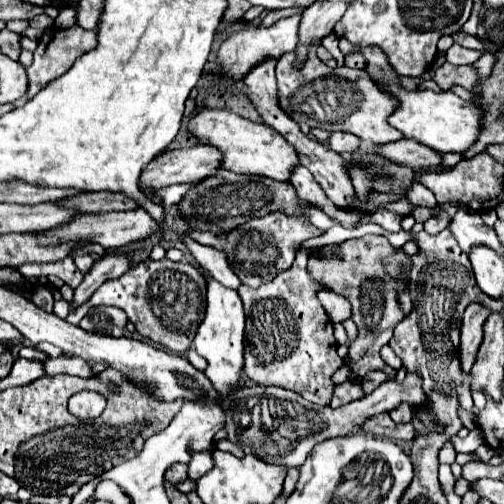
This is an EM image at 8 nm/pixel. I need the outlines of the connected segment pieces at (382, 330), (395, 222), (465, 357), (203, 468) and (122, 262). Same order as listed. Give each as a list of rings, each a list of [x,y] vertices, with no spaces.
[[[376,235],[376,239],[350,239],[340,243],[336,255],[324,251],[322,257],[310,259],[308,265],[314,279],[322,281],[330,291],[346,297],[352,303],[352,321],[358,327],[358,337],[350,341],[348,355],[344,361],[356,375],[366,375],[374,370],[382,370],[394,376],[397,373],[395,369],[384,365],[384,361],[380,359],[380,349],[390,341],[394,327],[404,319],[404,313],[396,303],[396,295],[404,289],[404,281],[396,283],[394,279],[388,279],[388,275],[384,275],[384,267],[380,267],[380,259],[388,255],[388,251],[396,249],[380,235]]]
[[[378,211],[378,213],[374,213],[374,215],[363,216],[363,218],[354,226],[354,228],[357,228],[364,223],[368,223],[368,221],[378,223],[378,225],[382,225],[384,229],[394,231],[394,233],[398,233],[398,231],[402,229],[402,227],[400,227],[402,217],[398,217],[398,215],[390,213],[390,211]]]
[[[478,303],[468,305],[462,327],[460,327],[460,345],[458,345],[458,359],[460,369],[464,373],[470,373],[474,359],[476,359],[476,347],[480,347],[480,339],[484,337],[484,319],[488,317],[488,309],[482,309]]]
[[[214,443],[206,451],[192,451],[192,459],[188,463],[188,479],[198,479],[200,475],[204,475],[214,467],[212,453],[214,453]]]
[[[106,255],[98,261],[94,261],[92,269],[84,275],[84,281],[80,283],[80,287],[74,291],[74,305],[72,309],[76,309],[78,305],[82,305],[84,301],[88,301],[92,297],[92,293],[108,279],[118,279],[124,271],[128,271],[130,261],[128,257],[122,255]]]

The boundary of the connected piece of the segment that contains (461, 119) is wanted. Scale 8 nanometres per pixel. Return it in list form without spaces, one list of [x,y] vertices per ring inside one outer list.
[[[368,47],[362,49],[362,53],[368,59],[368,67],[366,71],[372,75],[372,79],[376,79],[376,83],[380,83],[380,87],[384,87],[386,91],[392,91],[392,95],[396,95],[396,99],[400,99],[400,111],[396,111],[396,115],[392,115],[392,125],[404,133],[404,137],[412,137],[440,153],[450,153],[450,151],[458,151],[464,153],[468,151],[482,129],[482,109],[476,103],[470,101],[462,101],[458,95],[454,95],[452,91],[446,93],[434,93],[430,89],[426,91],[406,91],[398,85],[398,75],[396,71],[392,71],[392,67],[388,67],[388,61],[384,59],[384,53],[376,47]]]

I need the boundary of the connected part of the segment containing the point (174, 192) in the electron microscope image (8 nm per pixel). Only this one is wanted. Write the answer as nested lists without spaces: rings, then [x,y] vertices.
[[[182,183],[182,185],[172,185],[172,187],[166,187],[164,189],[164,205],[174,205],[174,203],[180,203],[184,199],[184,195],[188,193],[188,189],[192,189],[194,183]]]

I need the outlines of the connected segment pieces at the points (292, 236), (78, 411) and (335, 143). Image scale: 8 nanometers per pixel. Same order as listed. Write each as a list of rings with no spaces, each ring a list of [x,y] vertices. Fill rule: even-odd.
[[[272,211],[264,217],[258,219],[250,219],[246,223],[242,223],[240,227],[228,231],[228,233],[212,233],[212,231],[198,231],[198,229],[188,229],[182,235],[188,235],[190,239],[194,239],[200,245],[208,245],[214,247],[218,251],[222,251],[232,267],[232,271],[240,277],[240,281],[248,287],[260,287],[266,281],[272,281],[278,273],[286,271],[294,257],[296,257],[296,249],[312,237],[324,235],[324,229],[314,227],[312,223],[308,223],[304,217],[300,215],[286,215],[282,211]]]
[[[80,391],[70,397],[68,411],[78,419],[96,419],[106,407],[106,397],[96,391]]]
[[[332,133],[328,139],[328,147],[336,153],[352,153],[360,147],[360,139],[348,133]]]

